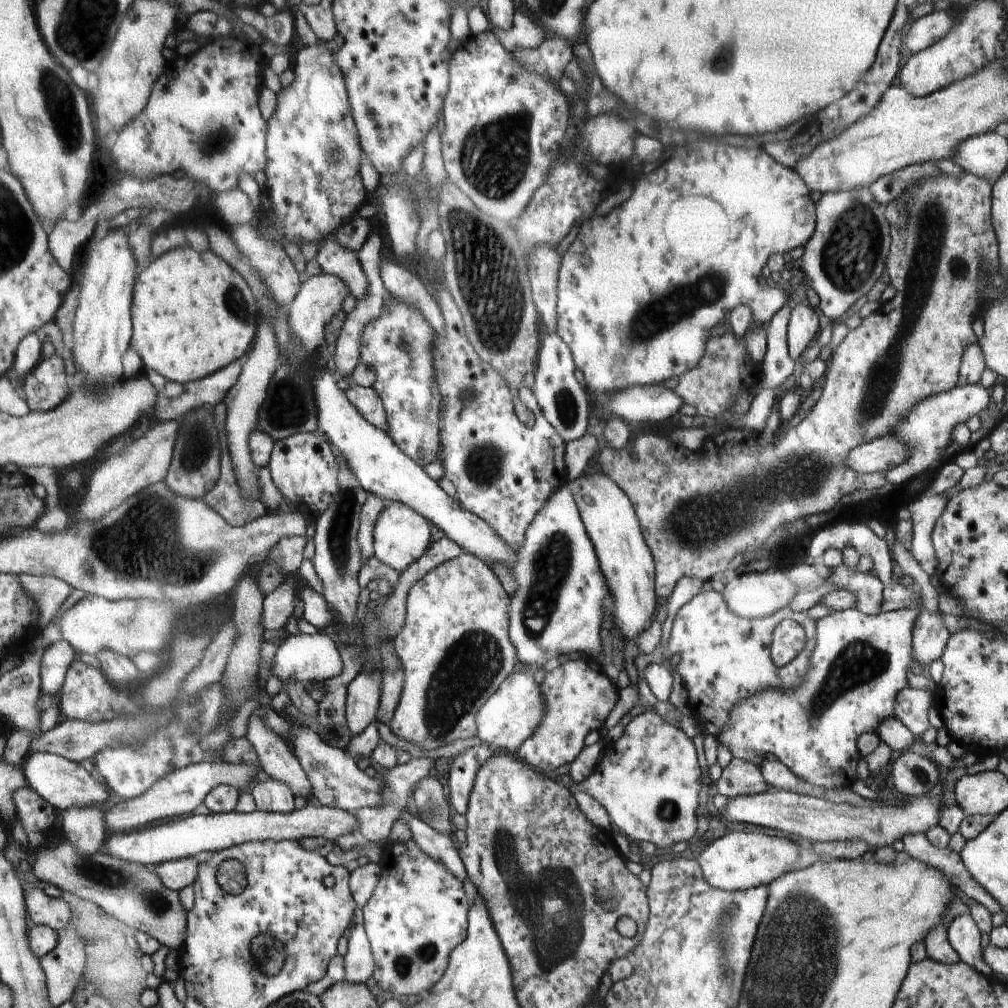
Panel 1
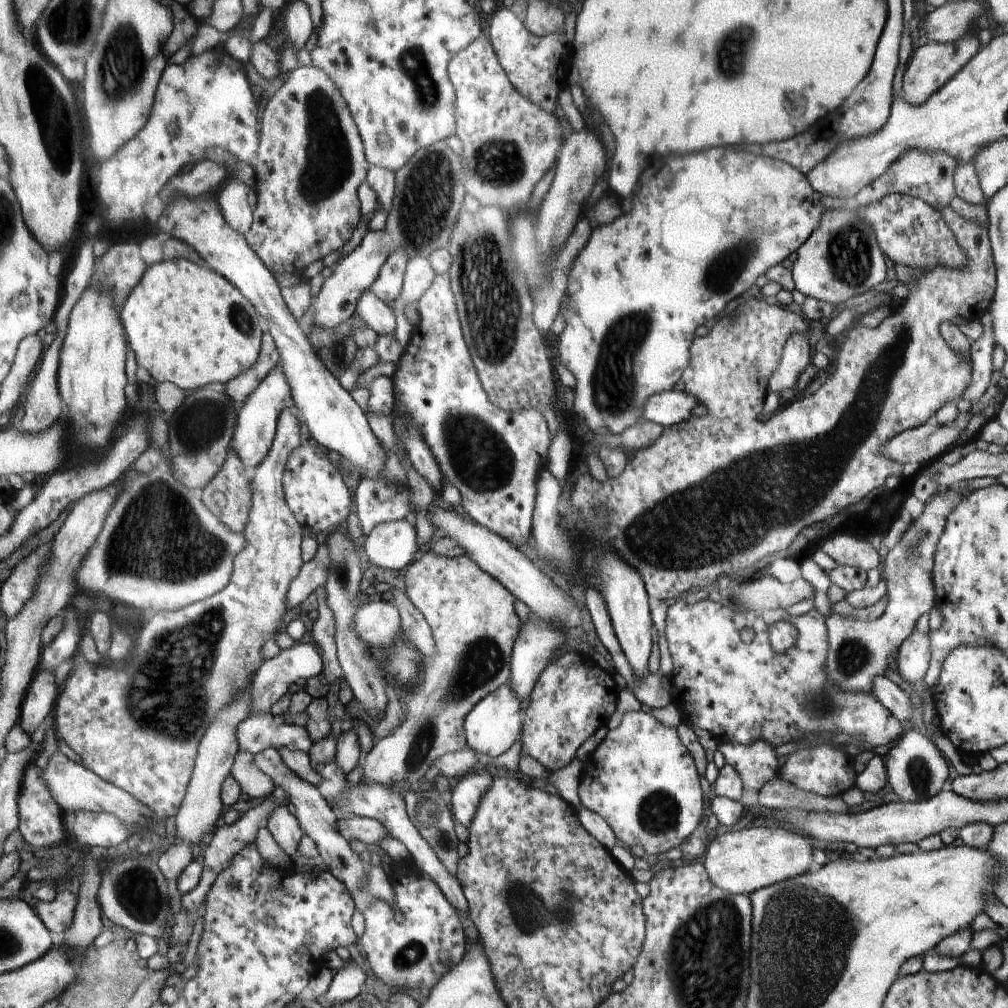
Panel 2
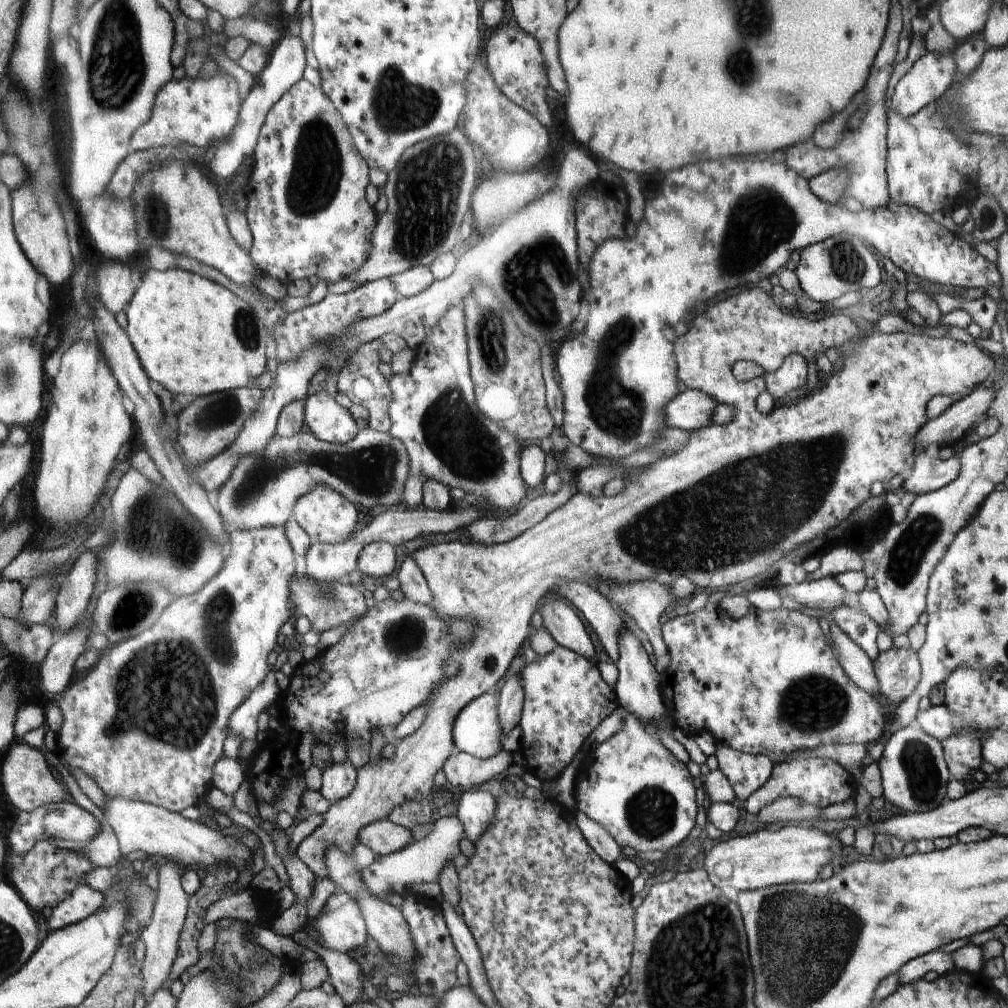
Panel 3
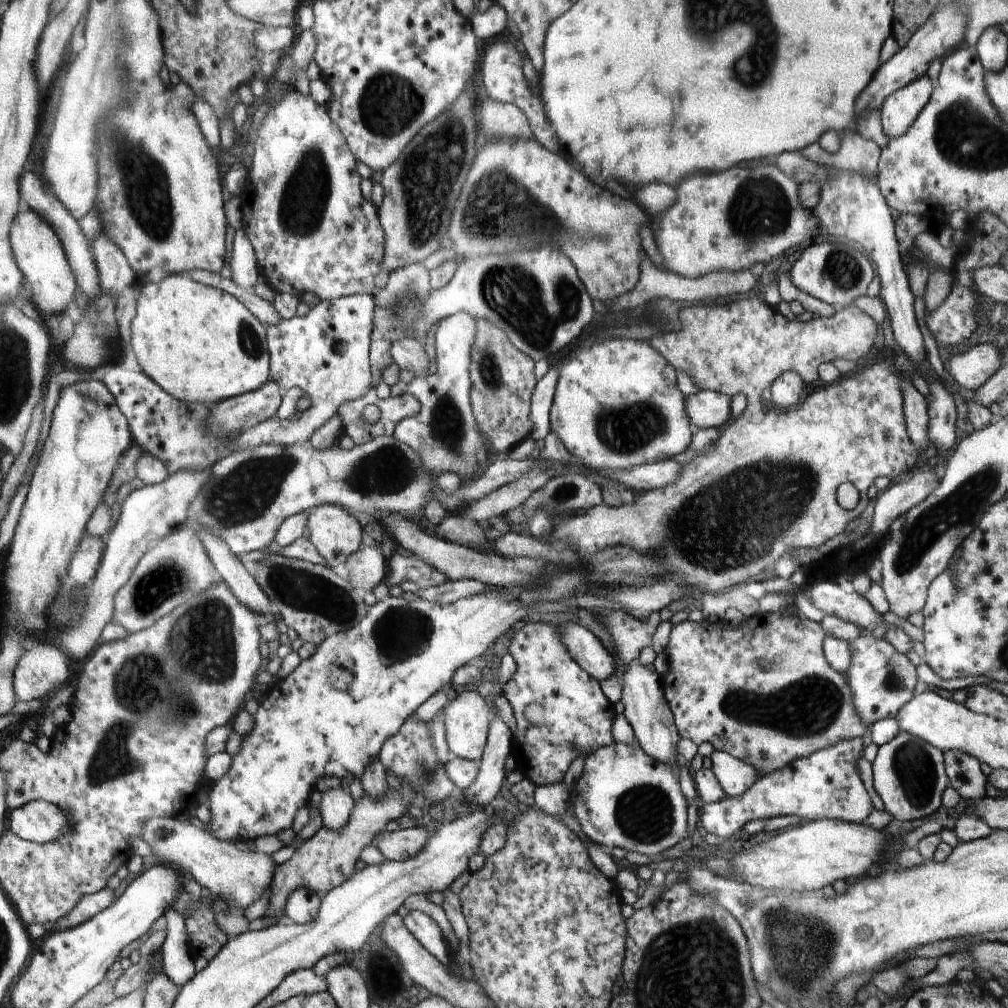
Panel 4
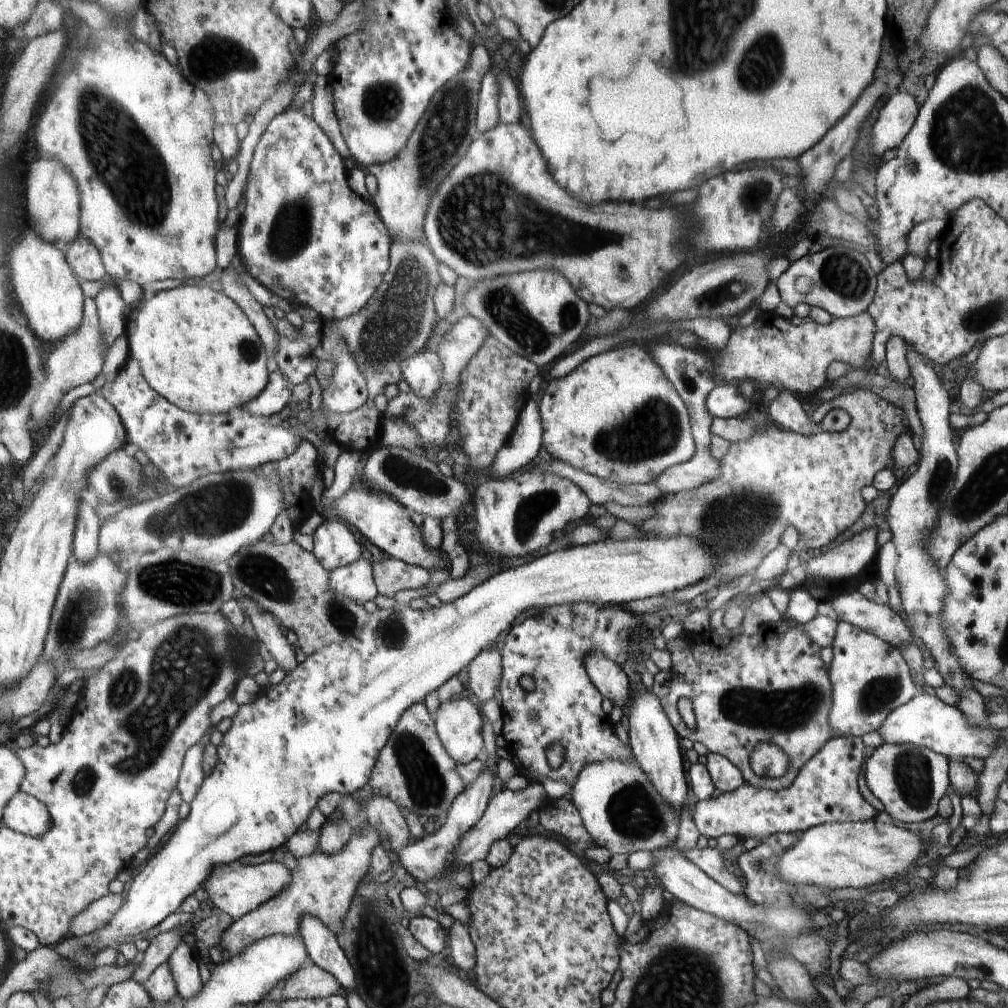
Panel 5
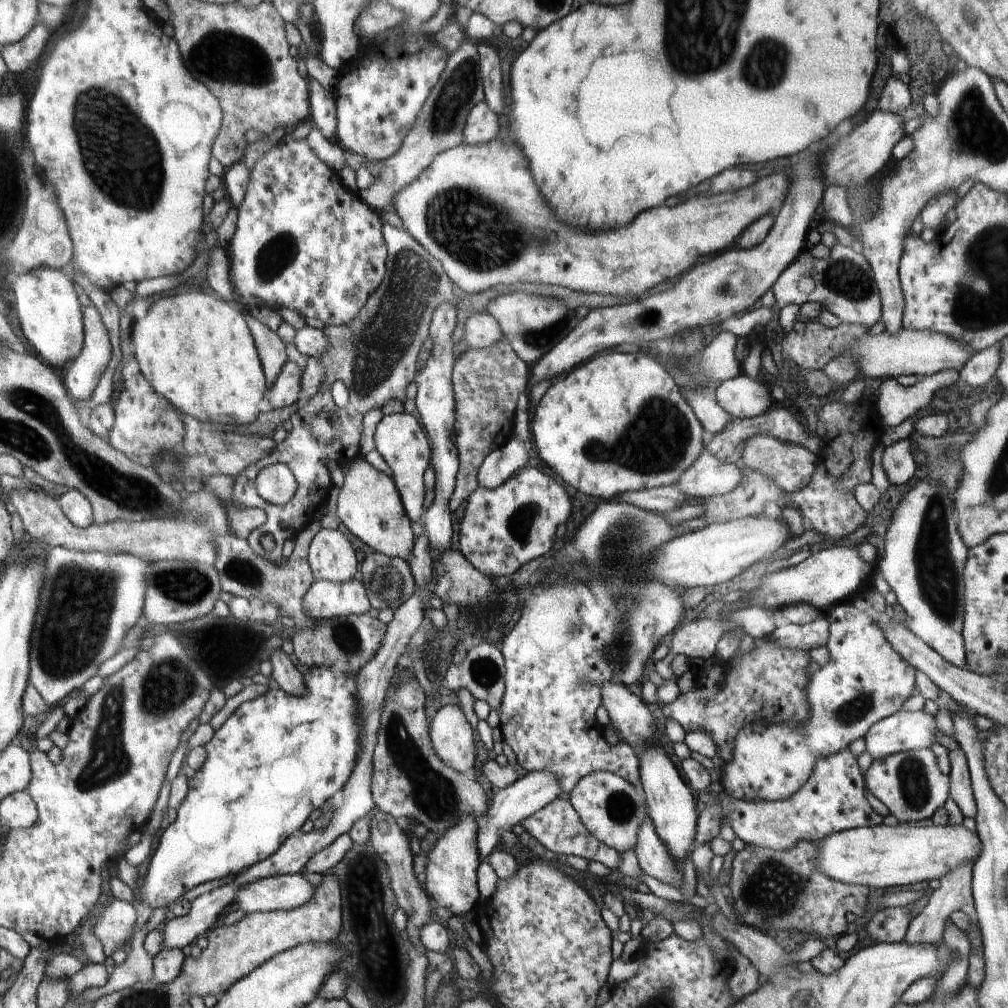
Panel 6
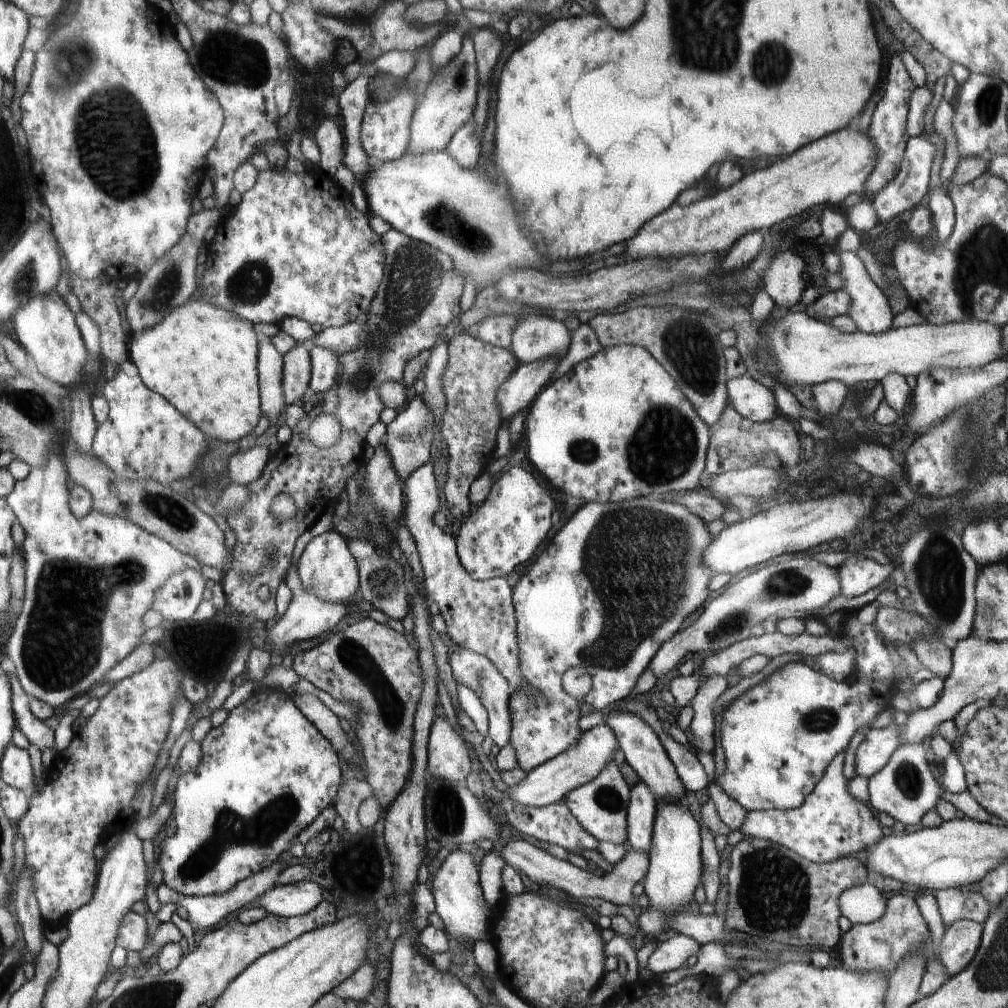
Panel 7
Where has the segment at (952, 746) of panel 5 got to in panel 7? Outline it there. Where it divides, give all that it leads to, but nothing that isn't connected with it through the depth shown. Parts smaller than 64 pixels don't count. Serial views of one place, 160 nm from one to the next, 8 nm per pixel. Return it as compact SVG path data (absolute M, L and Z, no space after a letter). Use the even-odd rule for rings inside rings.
M888 725L884 729L870 728L855 752L854 770L856 775L870 780L887 764L892 753L901 744L899 726Z

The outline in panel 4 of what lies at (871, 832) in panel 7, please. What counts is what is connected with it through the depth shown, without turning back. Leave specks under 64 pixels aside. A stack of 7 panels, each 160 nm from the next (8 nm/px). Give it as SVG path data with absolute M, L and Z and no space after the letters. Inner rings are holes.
M854 738L853 741L842 741L836 746L820 750L812 754L811 757L793 761L791 765L784 766L784 768L780 768L780 770L776 770L772 774L762 776L742 796L736 796L736 798L725 797L714 803L702 803L700 824L707 833L715 834L721 841L734 835L752 820L772 819L786 815L798 816L798 818L805 820L805 823L821 819L837 819L862 824L873 810L870 798L864 789L856 768L857 761L862 757L864 750L862 738Z

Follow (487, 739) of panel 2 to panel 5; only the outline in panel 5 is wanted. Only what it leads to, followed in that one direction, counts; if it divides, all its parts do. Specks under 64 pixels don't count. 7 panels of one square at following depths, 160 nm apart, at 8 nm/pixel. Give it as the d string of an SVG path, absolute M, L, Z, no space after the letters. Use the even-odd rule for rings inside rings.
M463 694L441 703L434 716L437 734L458 765L478 759L482 752L482 718L478 708Z

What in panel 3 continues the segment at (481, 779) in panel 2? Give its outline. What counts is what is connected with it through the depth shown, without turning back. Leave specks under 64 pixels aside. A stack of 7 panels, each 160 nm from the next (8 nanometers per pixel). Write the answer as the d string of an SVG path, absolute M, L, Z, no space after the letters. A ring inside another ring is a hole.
M466 791L458 804L457 815L466 828L466 838L475 843L494 822L497 800L488 792Z

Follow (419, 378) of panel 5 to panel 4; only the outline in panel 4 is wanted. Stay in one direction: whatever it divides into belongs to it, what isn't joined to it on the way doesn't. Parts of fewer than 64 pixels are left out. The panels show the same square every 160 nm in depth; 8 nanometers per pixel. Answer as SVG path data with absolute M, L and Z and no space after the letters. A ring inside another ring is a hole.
M406 338L396 342L391 349L392 360L401 370L406 370L414 376L426 376L428 366L427 354L423 342L419 339Z

